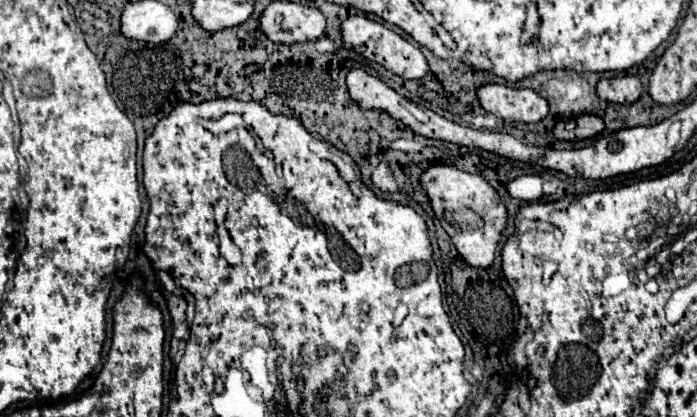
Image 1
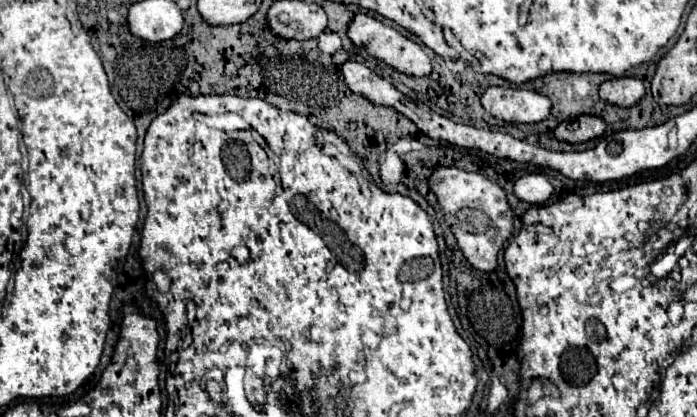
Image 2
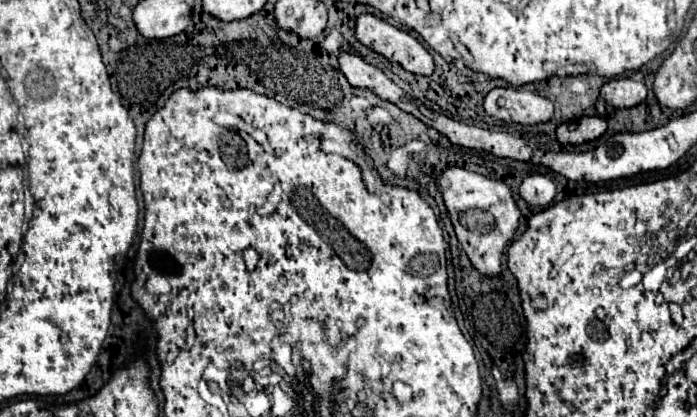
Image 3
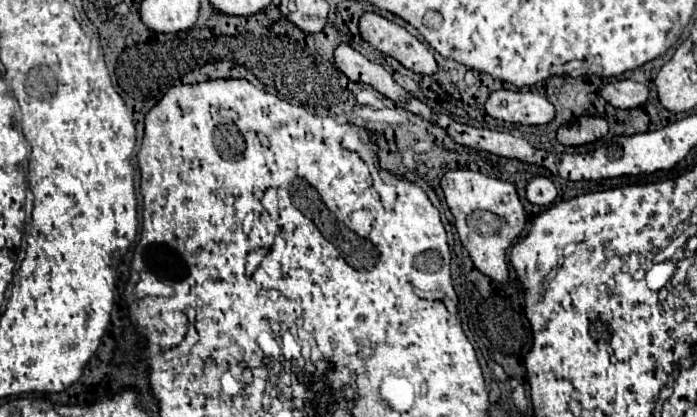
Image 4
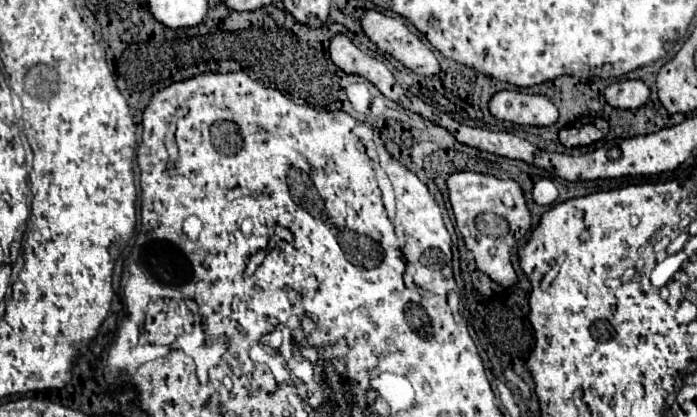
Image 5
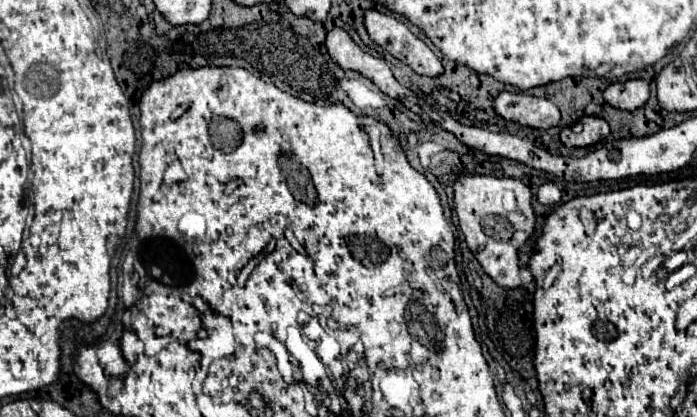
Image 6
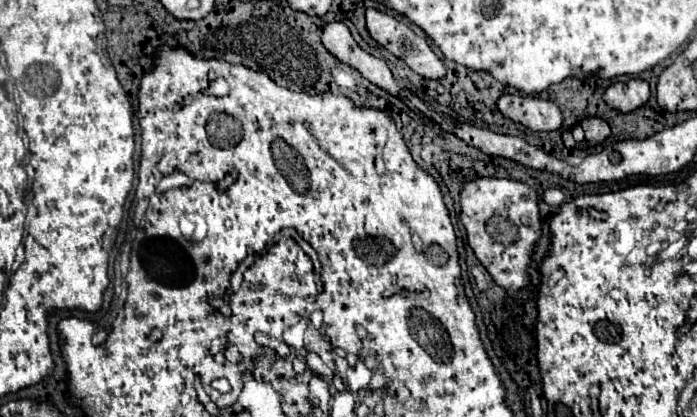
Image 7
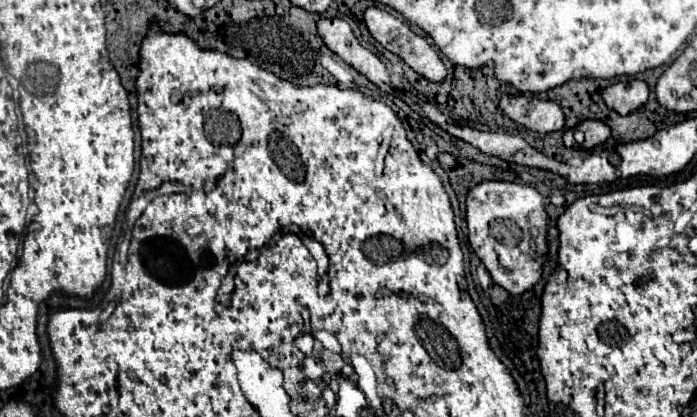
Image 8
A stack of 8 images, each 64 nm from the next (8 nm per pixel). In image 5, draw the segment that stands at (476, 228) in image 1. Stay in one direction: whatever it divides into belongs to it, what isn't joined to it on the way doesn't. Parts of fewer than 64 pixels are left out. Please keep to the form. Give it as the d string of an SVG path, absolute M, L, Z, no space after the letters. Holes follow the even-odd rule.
M456 172L448 176L446 186L456 226L462 232L466 248L474 254L478 270L502 286L512 286L516 274L510 264L510 248L514 248L530 228L530 212L520 186L514 180L498 180L478 172Z

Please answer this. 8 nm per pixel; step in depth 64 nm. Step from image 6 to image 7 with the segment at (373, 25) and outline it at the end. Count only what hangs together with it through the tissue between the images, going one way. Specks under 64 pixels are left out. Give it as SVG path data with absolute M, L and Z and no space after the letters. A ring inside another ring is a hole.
M368 8L366 28L382 48L404 60L420 76L434 80L446 76L446 66L442 64L442 60L432 52L424 38L410 30L408 24L398 22L386 12Z

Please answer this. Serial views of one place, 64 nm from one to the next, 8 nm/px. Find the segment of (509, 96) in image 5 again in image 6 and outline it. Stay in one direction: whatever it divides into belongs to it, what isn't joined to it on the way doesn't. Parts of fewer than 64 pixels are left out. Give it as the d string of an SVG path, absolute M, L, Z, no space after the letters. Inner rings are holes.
M500 92L494 100L494 112L504 120L530 128L552 128L560 122L560 110L548 98L528 96L522 92Z

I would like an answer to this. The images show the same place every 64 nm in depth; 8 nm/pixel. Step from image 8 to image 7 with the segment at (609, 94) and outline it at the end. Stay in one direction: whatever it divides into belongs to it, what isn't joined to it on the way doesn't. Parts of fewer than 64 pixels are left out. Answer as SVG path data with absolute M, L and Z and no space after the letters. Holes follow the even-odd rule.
M628 80L628 82L616 82L604 92L604 102L620 112L632 112L648 102L650 88L646 80Z

